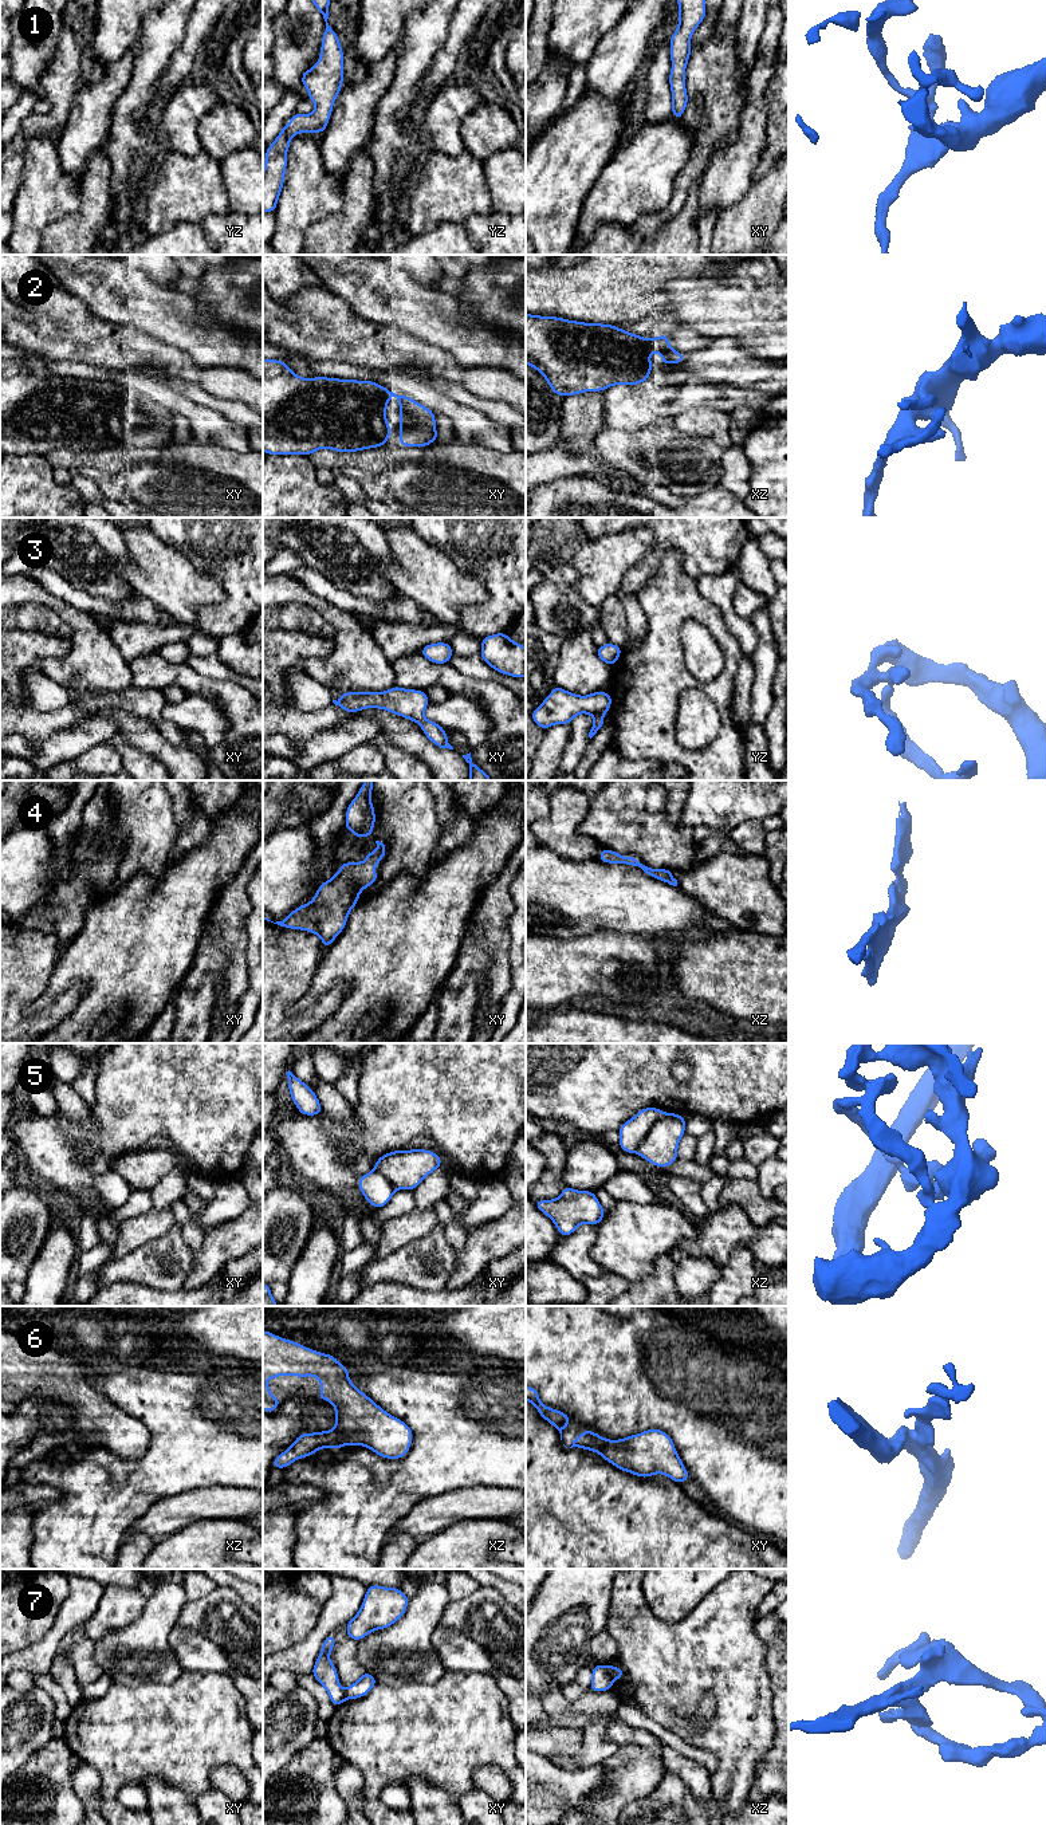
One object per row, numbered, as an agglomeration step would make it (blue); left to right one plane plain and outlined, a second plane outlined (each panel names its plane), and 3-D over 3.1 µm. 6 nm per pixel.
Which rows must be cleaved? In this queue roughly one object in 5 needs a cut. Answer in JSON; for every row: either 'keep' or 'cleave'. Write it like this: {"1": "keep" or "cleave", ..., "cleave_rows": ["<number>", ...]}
{"1": "keep", "2": "keep", "3": "keep", "4": "keep", "5": "cleave", "6": "keep", "7": "cleave", "cleave_rows": ["5", "7"]}

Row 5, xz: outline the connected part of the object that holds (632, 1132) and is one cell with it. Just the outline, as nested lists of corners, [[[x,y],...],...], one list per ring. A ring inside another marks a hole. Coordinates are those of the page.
[[[644,1108],[620,1126],[620,1148],[628,1153],[636,1153],[652,1124],[662,1117],[660,1108]]]

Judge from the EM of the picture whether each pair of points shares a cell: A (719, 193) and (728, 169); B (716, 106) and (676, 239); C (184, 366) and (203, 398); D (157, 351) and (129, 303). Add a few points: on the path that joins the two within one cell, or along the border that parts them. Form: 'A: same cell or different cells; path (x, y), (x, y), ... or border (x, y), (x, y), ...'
A: same cell; path (719, 188), (728, 174)
B: different cells; border (700, 174), (675, 216)
C: different cells; border (164, 376), (199, 385), (213, 396), (223, 398)
D: different cells; border (117, 322), (134, 325), (140, 330), (175, 347)

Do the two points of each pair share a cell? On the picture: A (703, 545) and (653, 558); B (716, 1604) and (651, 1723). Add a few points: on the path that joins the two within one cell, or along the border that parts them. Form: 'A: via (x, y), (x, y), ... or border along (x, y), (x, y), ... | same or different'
A: via (691, 542), (669, 542), (665, 546) | same
B: border along (624, 1703), (640, 1707), (679, 1735) | different

